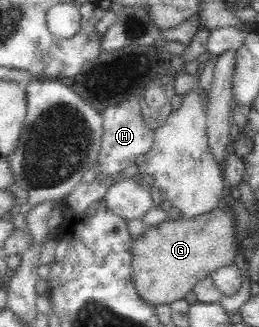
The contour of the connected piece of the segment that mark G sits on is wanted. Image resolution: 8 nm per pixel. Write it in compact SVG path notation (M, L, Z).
M219 204L210 213L194 219L167 218L156 226L146 227L138 239L133 239L131 278L142 301L153 306L171 304L192 292L199 279L234 263L238 245L234 238L235 220L229 210Z

